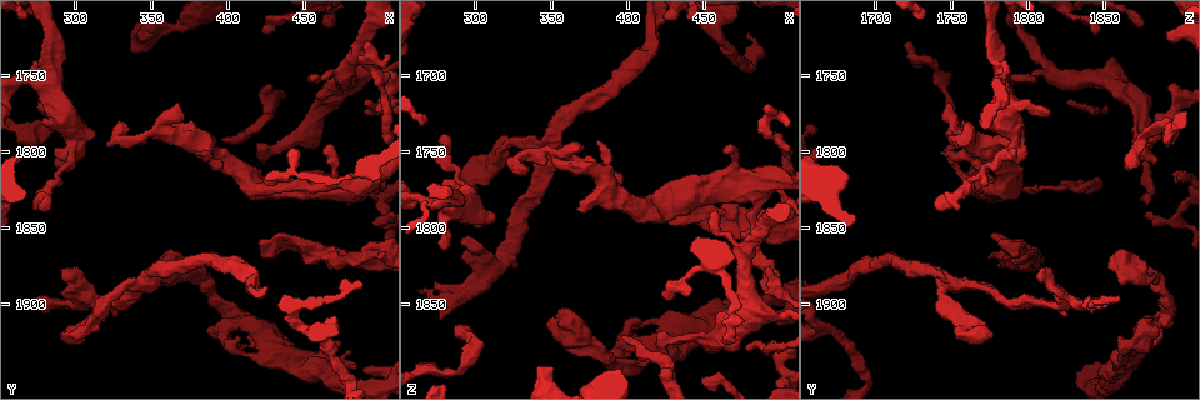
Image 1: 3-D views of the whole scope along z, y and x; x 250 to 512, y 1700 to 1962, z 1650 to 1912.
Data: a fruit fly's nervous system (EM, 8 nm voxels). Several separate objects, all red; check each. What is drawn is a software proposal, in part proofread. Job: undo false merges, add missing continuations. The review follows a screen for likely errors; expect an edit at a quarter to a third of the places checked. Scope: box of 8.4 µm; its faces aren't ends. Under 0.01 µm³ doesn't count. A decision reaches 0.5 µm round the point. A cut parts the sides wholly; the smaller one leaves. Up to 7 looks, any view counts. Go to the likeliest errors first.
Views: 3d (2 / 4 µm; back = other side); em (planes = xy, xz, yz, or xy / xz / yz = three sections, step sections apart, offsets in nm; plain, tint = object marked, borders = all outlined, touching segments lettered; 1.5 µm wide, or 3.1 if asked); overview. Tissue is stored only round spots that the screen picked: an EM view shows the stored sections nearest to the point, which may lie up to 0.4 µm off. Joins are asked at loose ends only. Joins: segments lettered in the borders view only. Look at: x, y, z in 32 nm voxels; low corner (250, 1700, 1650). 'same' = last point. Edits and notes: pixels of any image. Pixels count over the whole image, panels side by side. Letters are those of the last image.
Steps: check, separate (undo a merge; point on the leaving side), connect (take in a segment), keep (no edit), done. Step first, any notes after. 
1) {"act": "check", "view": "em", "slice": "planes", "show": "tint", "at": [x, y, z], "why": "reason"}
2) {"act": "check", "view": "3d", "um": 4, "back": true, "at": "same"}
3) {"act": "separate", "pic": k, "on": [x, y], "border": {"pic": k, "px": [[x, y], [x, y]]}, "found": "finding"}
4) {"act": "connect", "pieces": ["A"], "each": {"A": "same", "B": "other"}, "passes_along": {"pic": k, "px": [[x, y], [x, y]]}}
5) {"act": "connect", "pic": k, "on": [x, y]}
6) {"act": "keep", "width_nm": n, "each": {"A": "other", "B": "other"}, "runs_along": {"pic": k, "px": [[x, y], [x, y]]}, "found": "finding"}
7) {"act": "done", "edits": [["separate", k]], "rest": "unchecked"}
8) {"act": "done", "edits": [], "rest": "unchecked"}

{"act": "check", "view": "3d", "um": 4, "at": [342, 1724, 1890], "why": "free end"}

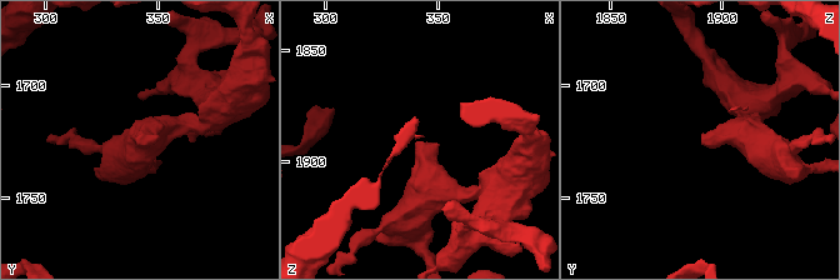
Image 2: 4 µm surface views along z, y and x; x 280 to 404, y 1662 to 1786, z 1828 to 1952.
{"act": "check", "view": "em", "slice": "planes", "show": "tint", "at": [342, 1725, 1891]}

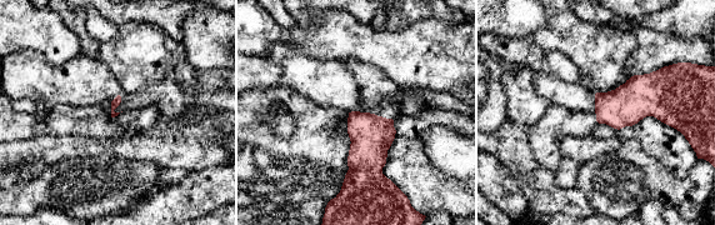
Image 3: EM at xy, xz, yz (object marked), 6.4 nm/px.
{"act": "check", "view": "em", "slice": "planes", "show": "borders", "at": "same"}

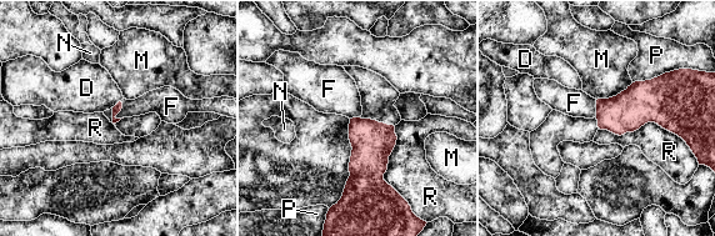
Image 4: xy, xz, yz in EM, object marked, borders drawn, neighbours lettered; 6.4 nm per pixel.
{"act": "keep", "each": {"D": "other", "F": "other", "M": "other", "N": "other", "P": "other", "R": "other"}, "border": {"pic": 4, "px": [[121, 101], [121, 109], [111, 121]]}, "found": "none of them fits"}

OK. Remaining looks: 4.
{"act": "check", "view": "3d", "um": 2, "at": [450, 1866, 1794], "why": "thick turns thin"}

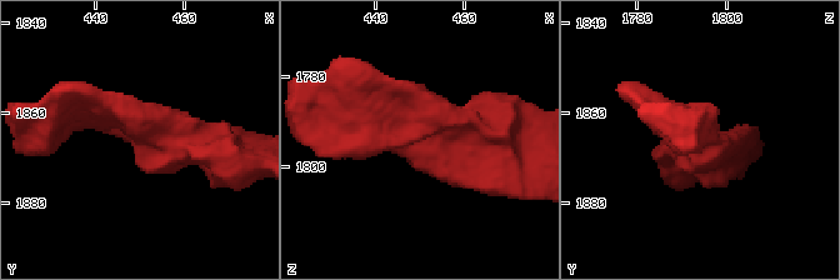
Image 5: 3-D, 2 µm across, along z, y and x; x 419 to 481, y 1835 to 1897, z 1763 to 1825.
{"act": "check", "view": "em", "slice": "planes", "show": "tint", "at": [450, 1864, 1792], "arms": 3, "arm_widths_nm": [160, 240, 300], "why": "now the EM"}

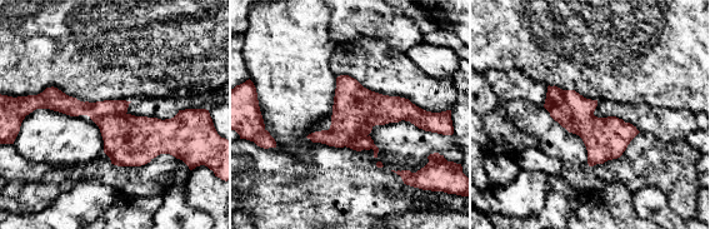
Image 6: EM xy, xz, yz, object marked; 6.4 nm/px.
{"act": "check", "view": "em", "slice": "planes", "show": "borders", "at": "same", "why": "see the neighbours"}

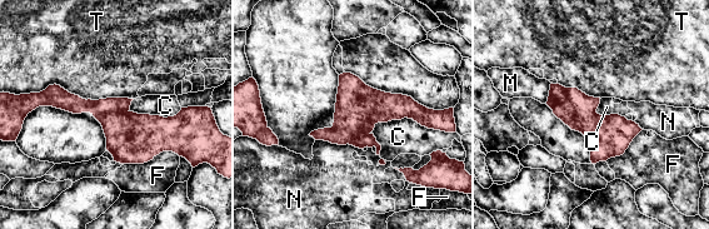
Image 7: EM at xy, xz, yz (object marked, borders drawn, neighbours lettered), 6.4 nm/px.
{"act": "keep", "each": {"C": "other", "F": "other", "M": "other", "N": "other", "T": "other"}, "found": "one neuron here"}

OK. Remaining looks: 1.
{"act": "check", "view": "em", "slice": "planes", "show": "borders", "at": [478, 1834, 1878], "why": "branch stops here"}

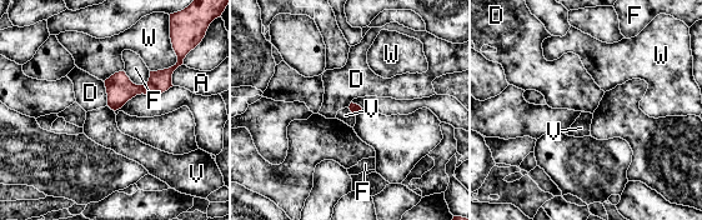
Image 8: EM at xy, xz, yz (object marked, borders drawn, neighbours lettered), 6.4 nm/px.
{"act": "keep", "longest_contact_nm": ["W", 220], "each": {"A": "other", "D": "other", "F": "other", "V": "other", "W": "other"}, "border": {"pic": 8, "px": [[347, 108], [355, 116]]}, "found": "none of them fits"}

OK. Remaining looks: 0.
{"act": "done", "edits": [], "rest": "unchecked"}

